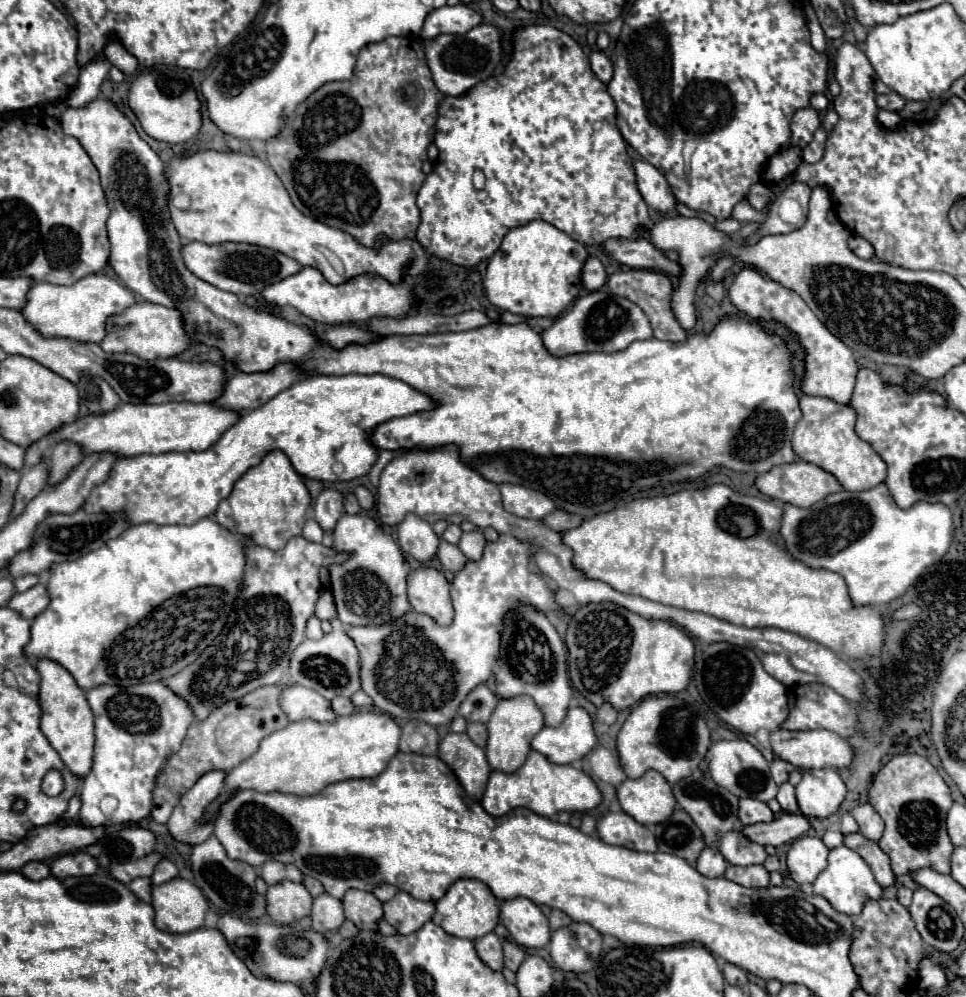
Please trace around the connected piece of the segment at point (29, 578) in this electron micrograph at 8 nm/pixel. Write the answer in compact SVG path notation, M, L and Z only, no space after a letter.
M25 575L25 577L21 577L21 579L15 579L15 587L17 587L19 593L31 589L31 587L37 585L37 583L41 583L41 577L39 577L39 575Z

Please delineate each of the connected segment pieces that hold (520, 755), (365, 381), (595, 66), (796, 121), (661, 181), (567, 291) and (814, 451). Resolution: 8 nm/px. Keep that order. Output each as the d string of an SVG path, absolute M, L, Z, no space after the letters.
M527 695L499 699L497 707L487 723L489 741L487 741L485 753L487 753L487 761L489 761L491 769L505 771L505 773L517 771L525 763L527 753L531 751L533 735L537 735L537 731L541 731L543 727L545 727L545 721L543 721L541 709Z
M309 375L301 381L297 381L293 387L281 391L265 405L241 415L241 419L227 429L221 439L209 447L207 451L199 453L161 453L161 455L139 455L139 457L127 457L119 459L109 475L109 481L95 487L85 503L85 511L125 511L131 523L157 523L157 525L193 525L203 517L209 517L215 513L221 499L227 499L235 481L249 469L261 463L263 455L267 455L271 449L281 449L295 471L309 479L319 481L351 481L357 477L363 477L369 473L373 463L379 457L379 449L371 443L373 431L395 417L405 417L417 411L431 411L437 407L437 403L413 389L411 385L387 377L387 375Z
M601 51L591 53L591 69L603 83L609 83L609 79L613 77L613 65Z
M805 107L795 111L791 121L791 145L805 149L807 143L813 139L813 133L821 125L819 113L813 107Z
M643 159L633 161L633 171L637 179L637 189L645 203L659 213L671 213L675 209L675 197L665 177Z
M529 221L509 231L487 265L483 279L487 299L501 311L525 317L557 317L583 289L581 269L587 261L587 247L545 221Z
M801 397L803 417L793 431L793 451L801 461L815 463L827 473L831 473L847 491L867 491L887 477L885 461L853 431L857 413L849 405L839 405L825 397Z

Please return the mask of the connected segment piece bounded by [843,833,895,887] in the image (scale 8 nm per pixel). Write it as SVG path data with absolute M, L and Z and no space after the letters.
M849 833L849 835L845 835L843 843L865 859L865 863L871 867L871 871L881 887L889 887L895 883L895 875L891 871L891 861L875 841L865 839L861 833Z

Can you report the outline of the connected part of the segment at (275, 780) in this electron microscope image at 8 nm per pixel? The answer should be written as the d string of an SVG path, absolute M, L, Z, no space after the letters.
M355 711L353 715L337 717L331 723L319 723L313 719L291 721L281 731L267 735L255 755L229 771L225 777L225 791L207 807L205 821L215 817L217 807L231 797L231 791L283 791L305 797L315 795L337 781L377 777L381 771L385 771L389 759L399 751L399 737L401 727L391 715L373 711Z

